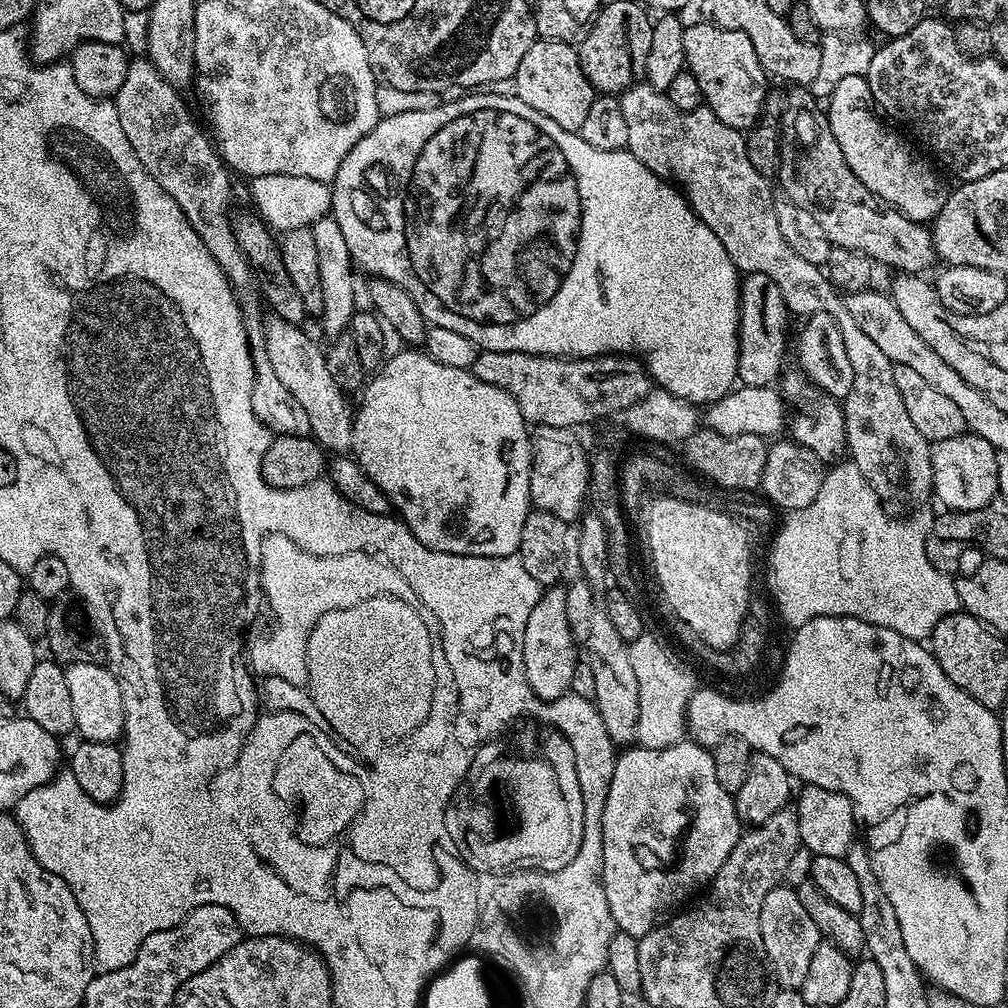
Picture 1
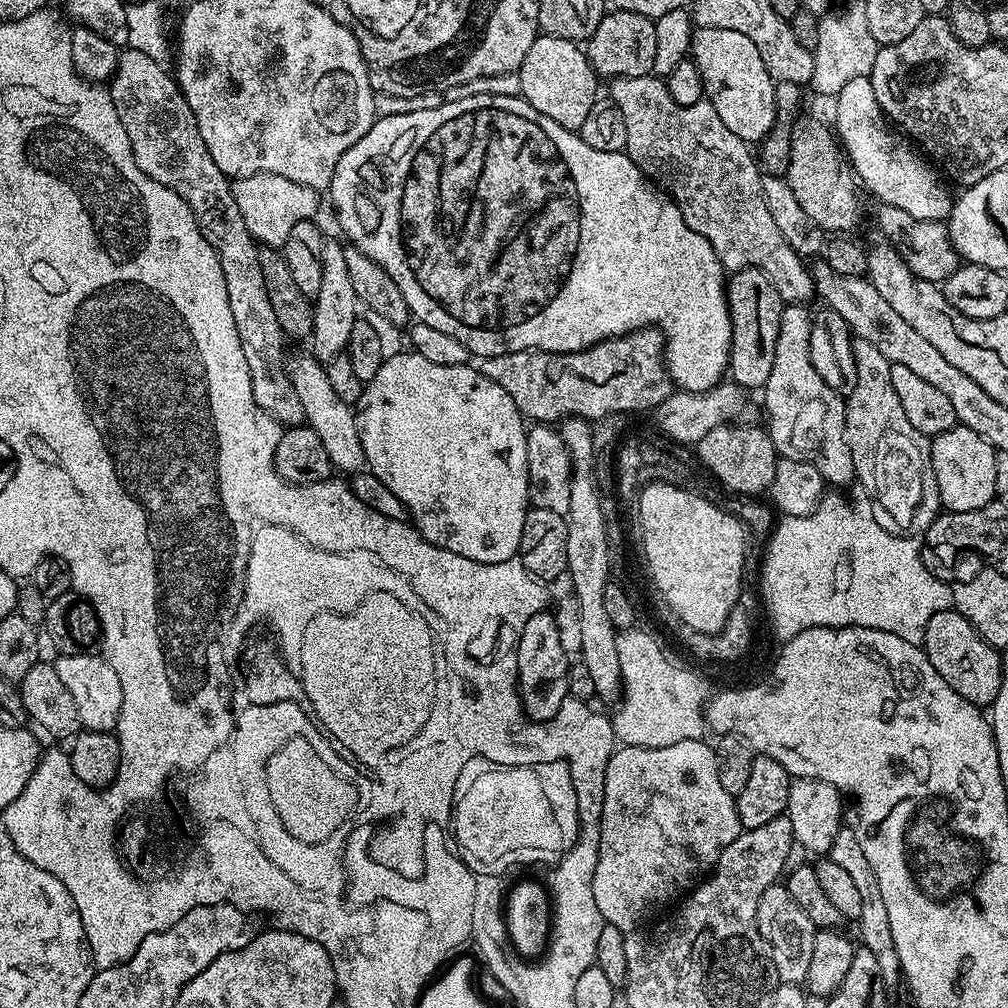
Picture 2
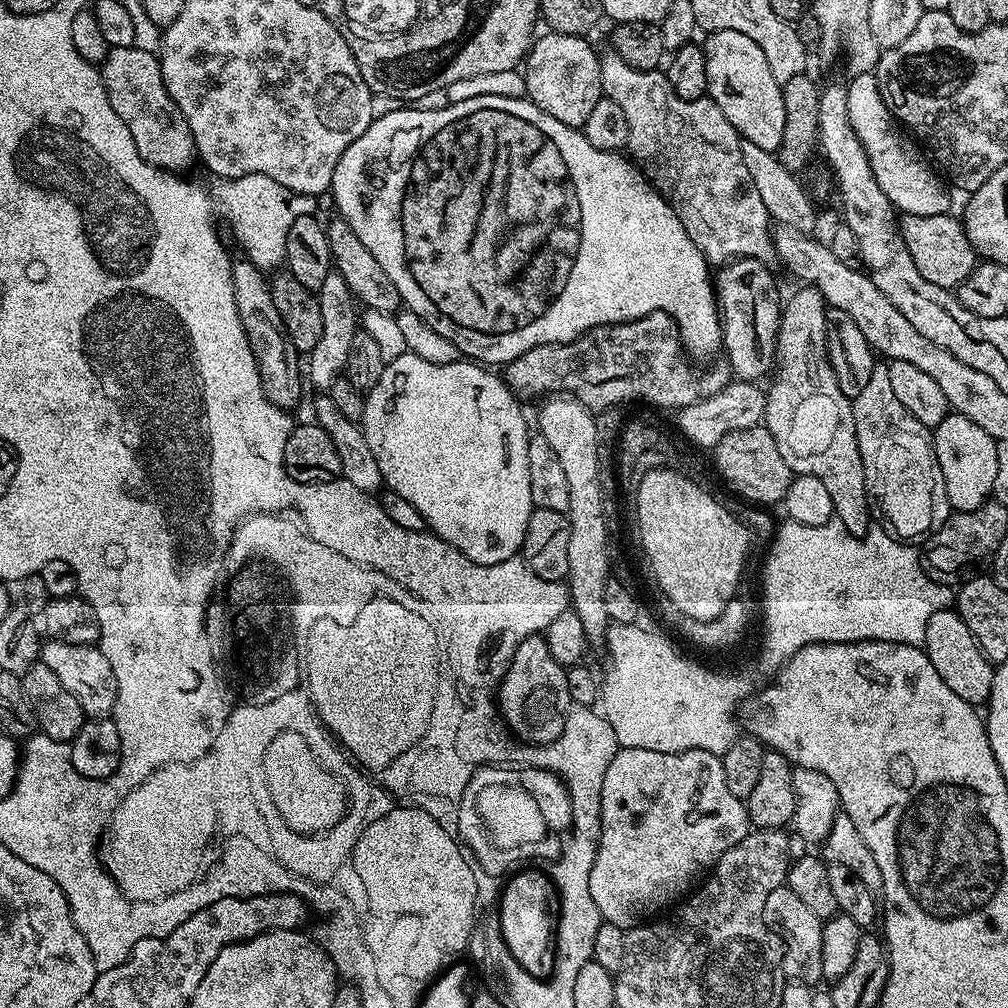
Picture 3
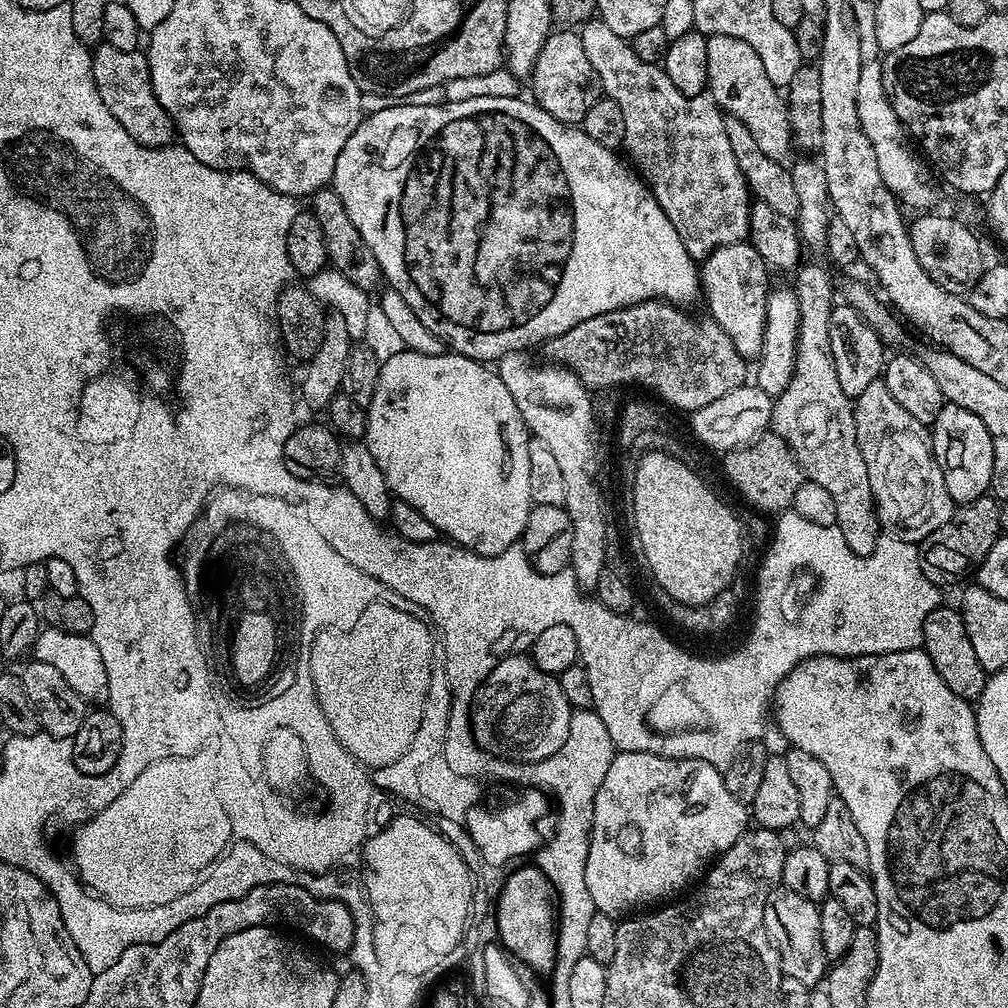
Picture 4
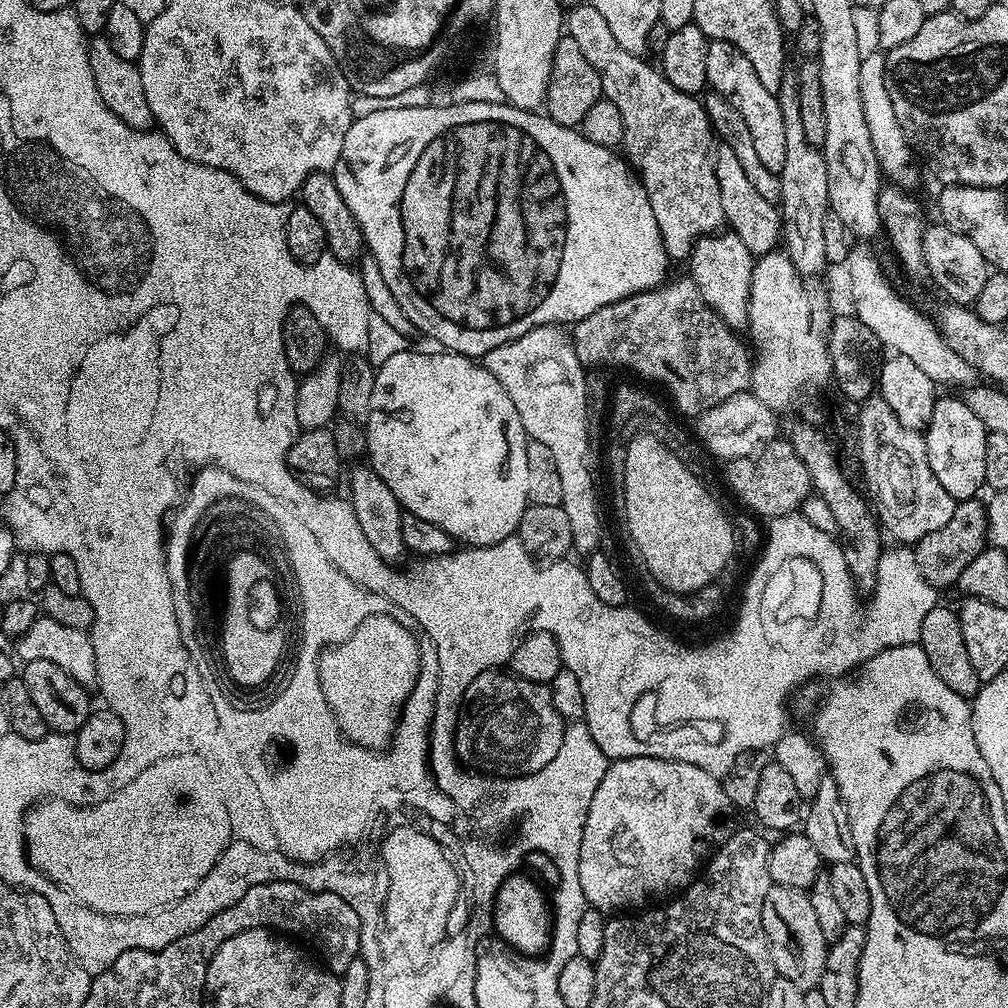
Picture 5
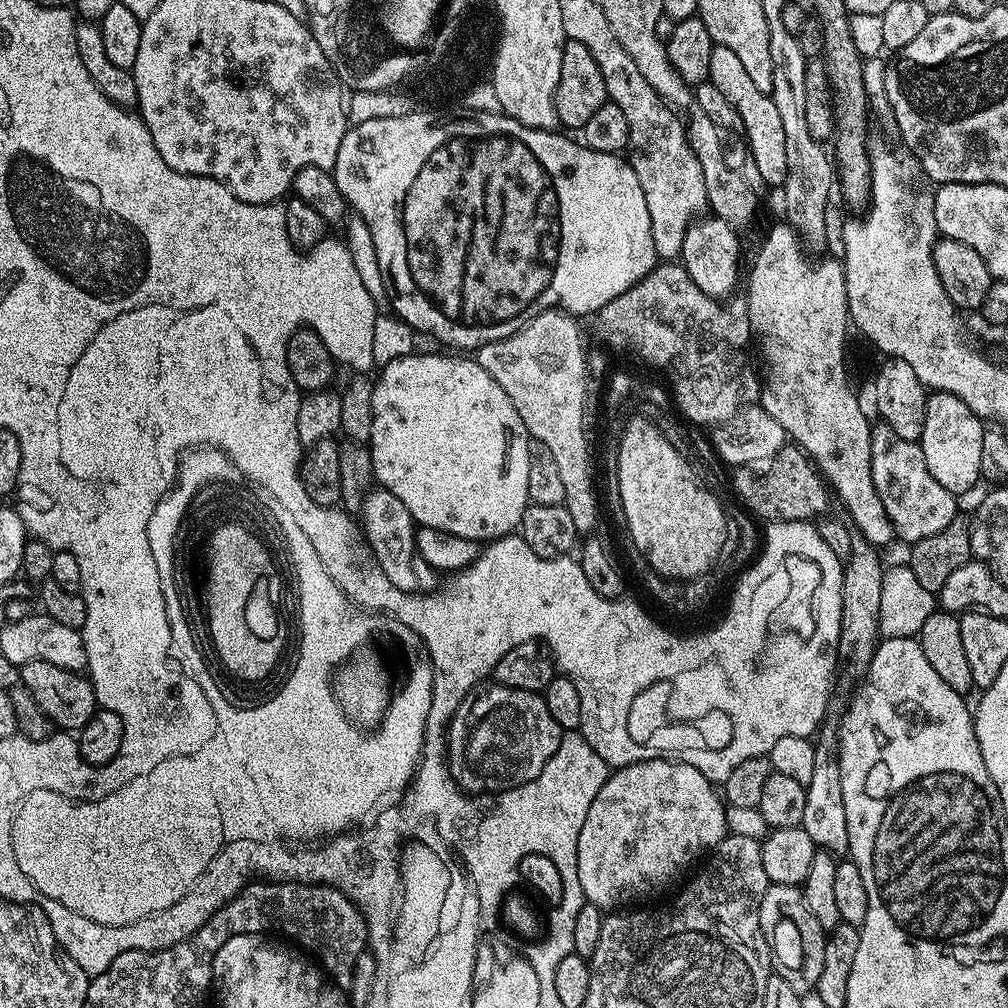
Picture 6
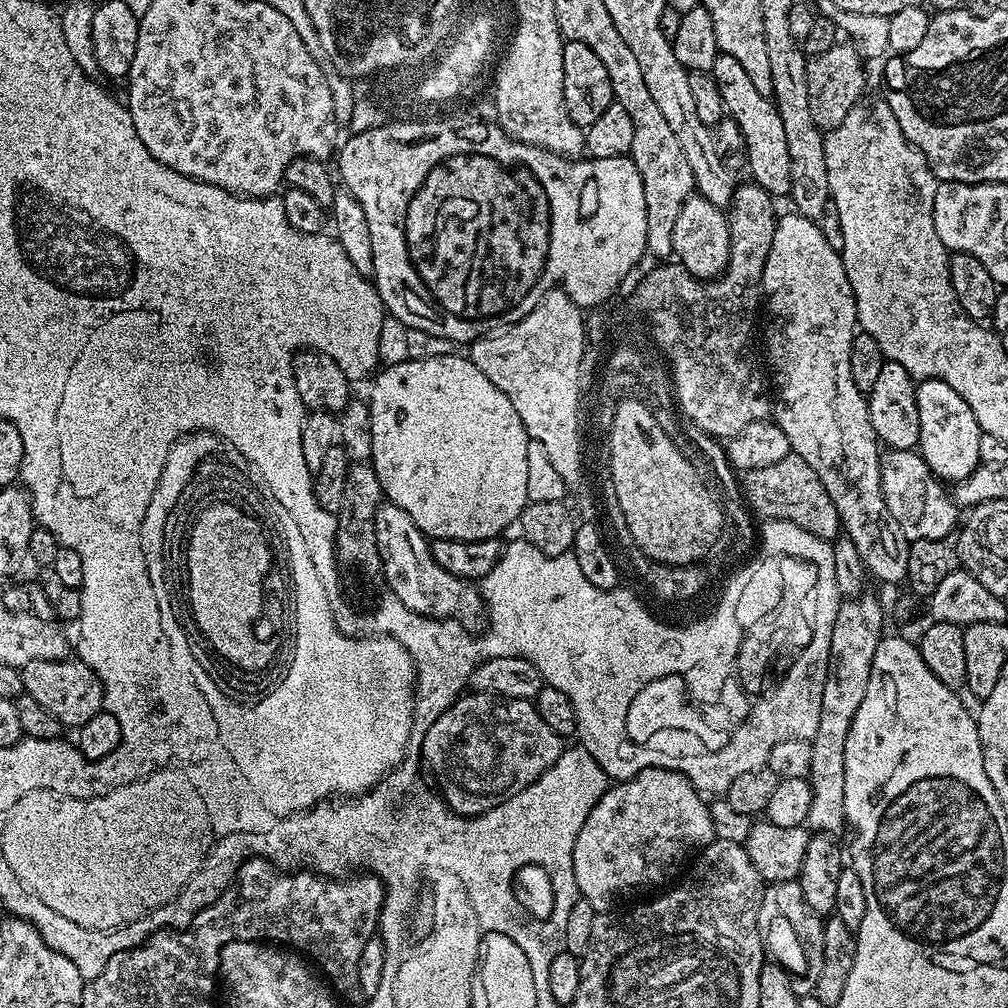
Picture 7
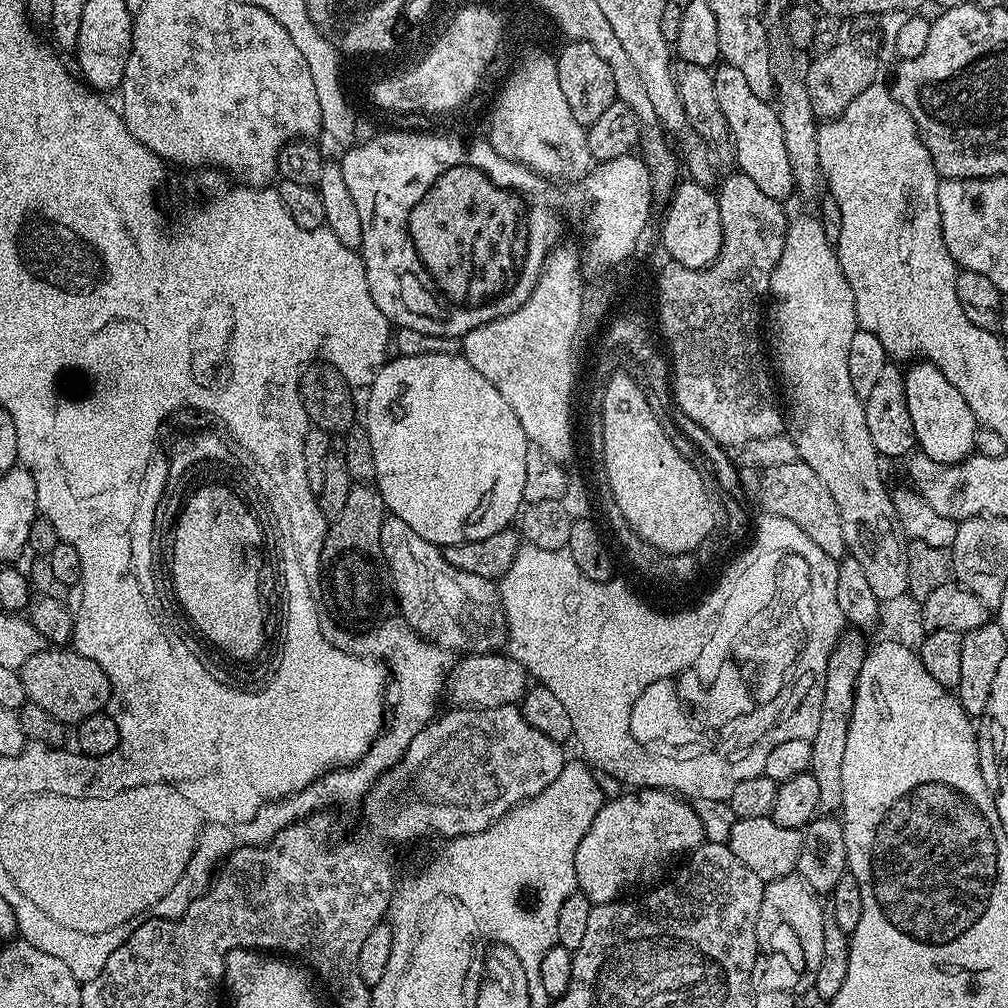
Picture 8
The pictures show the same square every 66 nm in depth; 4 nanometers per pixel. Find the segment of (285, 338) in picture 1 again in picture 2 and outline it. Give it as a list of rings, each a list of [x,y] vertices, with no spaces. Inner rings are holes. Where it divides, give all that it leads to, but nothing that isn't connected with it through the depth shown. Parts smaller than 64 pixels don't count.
[[[311,354],[296,356],[287,361],[286,371],[294,390],[298,393],[298,399],[302,402],[304,419],[307,427],[322,438],[322,446],[326,449],[326,454],[330,454],[330,462],[337,473],[348,472],[355,474],[363,472],[366,468],[366,454],[362,450],[362,438],[360,437],[360,427],[356,421],[356,412],[353,405],[342,402],[338,394],[334,394],[334,389],[330,386],[327,367]]]

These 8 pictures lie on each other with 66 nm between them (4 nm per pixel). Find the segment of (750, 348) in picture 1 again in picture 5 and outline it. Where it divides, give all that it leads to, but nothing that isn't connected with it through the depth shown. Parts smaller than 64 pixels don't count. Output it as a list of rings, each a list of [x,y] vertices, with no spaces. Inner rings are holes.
[[[731,230],[719,234],[703,236],[692,248],[690,279],[696,283],[700,296],[714,311],[732,328],[740,330],[748,322],[748,303],[752,286],[752,265],[754,258],[750,250],[746,250],[742,238],[738,238]]]

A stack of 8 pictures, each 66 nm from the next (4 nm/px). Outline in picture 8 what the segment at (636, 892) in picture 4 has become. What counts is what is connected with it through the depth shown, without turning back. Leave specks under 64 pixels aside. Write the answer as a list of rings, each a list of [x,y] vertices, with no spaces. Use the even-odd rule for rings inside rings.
[[[663,788],[628,790],[628,793],[625,791],[611,797],[600,807],[594,822],[590,822],[590,830],[586,830],[582,842],[578,842],[578,850],[574,854],[576,888],[594,905],[619,901],[623,892],[639,884],[655,885],[661,879],[659,876],[671,866],[672,860],[679,861],[685,854],[691,854],[699,844],[705,843],[704,824],[691,807],[695,808],[687,799]]]

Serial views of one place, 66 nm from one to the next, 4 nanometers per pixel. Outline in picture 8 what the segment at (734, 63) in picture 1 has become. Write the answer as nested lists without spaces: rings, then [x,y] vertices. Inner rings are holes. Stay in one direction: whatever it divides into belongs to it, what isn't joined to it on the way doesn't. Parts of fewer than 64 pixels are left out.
[[[721,63],[712,72],[714,94],[718,98],[720,116],[728,123],[732,144],[736,147],[736,165],[739,171],[751,178],[768,197],[781,202],[794,192],[796,183],[790,170],[790,154],[786,154],[786,138],[782,134],[782,122],[775,107],[769,101],[758,98],[746,83],[746,77],[735,66]]]

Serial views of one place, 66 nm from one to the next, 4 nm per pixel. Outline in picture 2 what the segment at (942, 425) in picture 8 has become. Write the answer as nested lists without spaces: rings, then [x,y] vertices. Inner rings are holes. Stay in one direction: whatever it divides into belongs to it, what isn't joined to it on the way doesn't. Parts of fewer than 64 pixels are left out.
[[[957,426],[931,437],[932,465],[940,491],[940,503],[949,512],[978,510],[996,499],[994,466],[997,451],[974,430]]]

